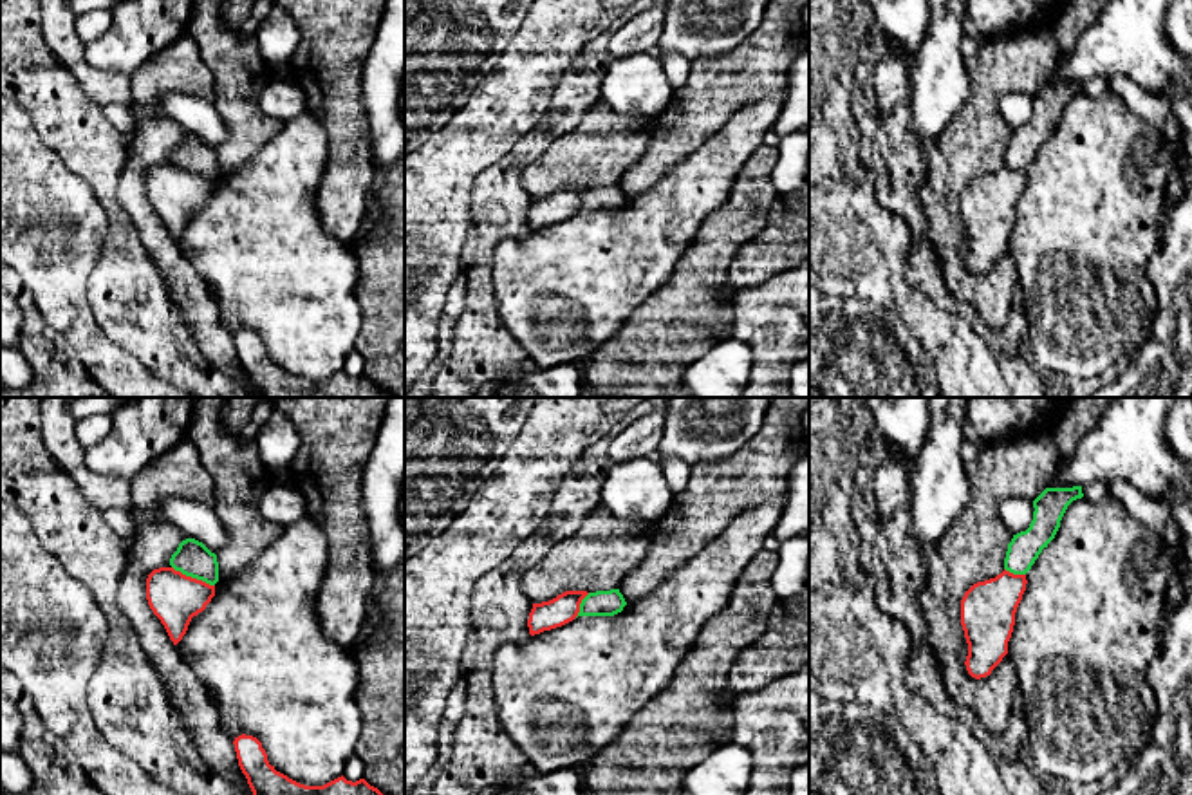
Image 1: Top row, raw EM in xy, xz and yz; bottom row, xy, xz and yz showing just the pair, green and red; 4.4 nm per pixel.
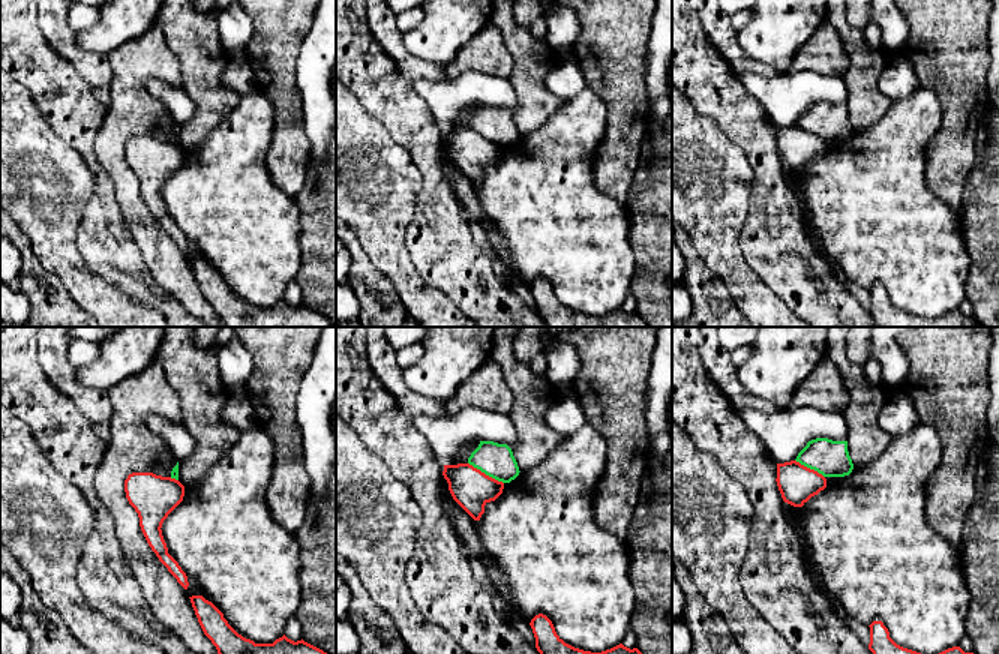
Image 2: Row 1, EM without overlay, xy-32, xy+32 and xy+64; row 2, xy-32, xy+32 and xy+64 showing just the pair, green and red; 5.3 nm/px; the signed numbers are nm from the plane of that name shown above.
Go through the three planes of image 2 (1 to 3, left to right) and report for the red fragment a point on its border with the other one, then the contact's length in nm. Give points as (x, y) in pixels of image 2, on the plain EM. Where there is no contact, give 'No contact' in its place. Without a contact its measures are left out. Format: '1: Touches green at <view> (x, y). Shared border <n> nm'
1: Touches green at xy-32 (174, 141). Shared border 50 nm
2: Touches green at xy+32 (486, 138). Shared border 220 nm
3: Touches green at xy+64 (810, 132). Shared border 190 nm

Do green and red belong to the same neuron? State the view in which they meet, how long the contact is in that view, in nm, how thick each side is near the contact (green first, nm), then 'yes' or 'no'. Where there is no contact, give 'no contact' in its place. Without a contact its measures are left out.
xy | 220 nm | 160/220 nm | no

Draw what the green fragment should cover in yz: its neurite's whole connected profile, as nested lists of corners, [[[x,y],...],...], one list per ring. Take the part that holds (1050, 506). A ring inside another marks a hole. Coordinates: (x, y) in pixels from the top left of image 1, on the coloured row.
[[[1082,486],[1046,488],[1033,500],[1035,511],[1029,528],[1013,535],[1008,544],[1004,569],[1013,575],[1026,575],[1042,549],[1055,538],[1067,506],[1082,497]]]

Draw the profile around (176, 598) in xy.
[[[173,567],[154,569],[146,578],[146,600],[177,645],[193,616],[215,596],[215,585],[191,578]]]

